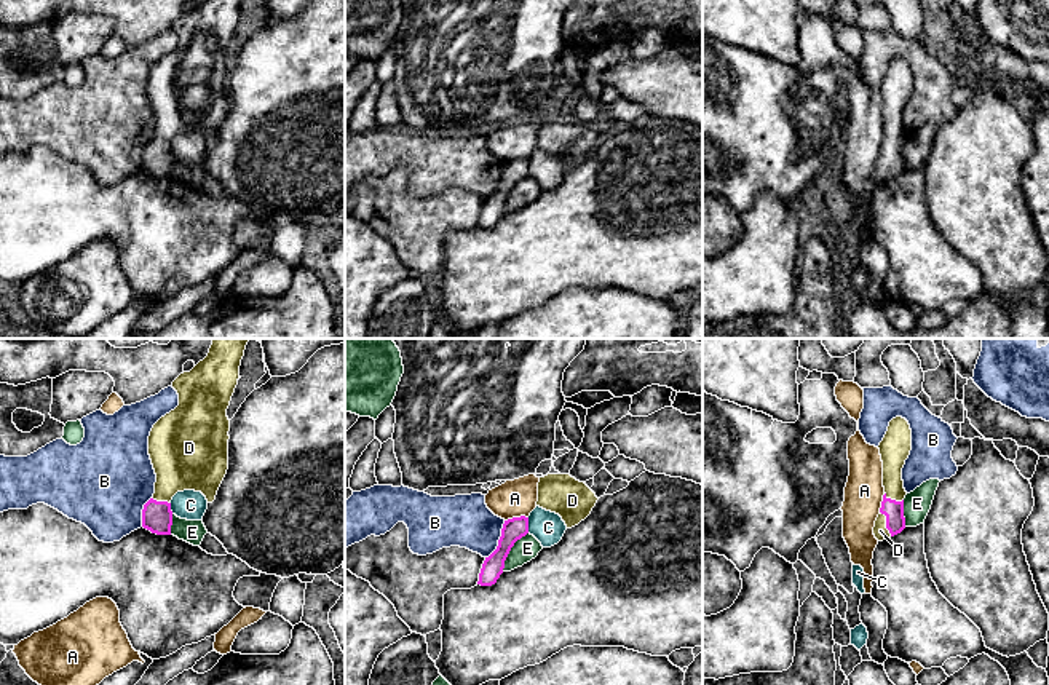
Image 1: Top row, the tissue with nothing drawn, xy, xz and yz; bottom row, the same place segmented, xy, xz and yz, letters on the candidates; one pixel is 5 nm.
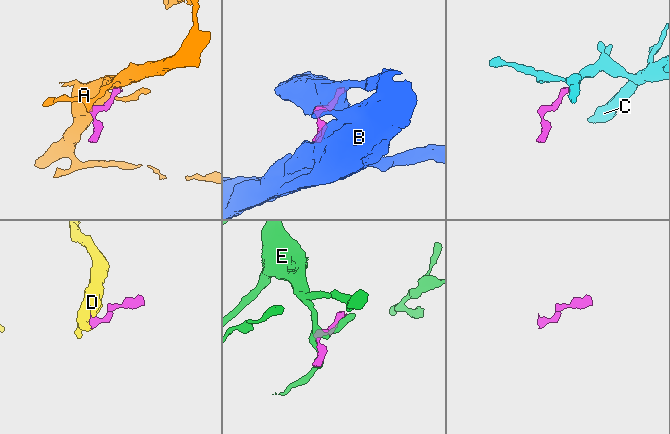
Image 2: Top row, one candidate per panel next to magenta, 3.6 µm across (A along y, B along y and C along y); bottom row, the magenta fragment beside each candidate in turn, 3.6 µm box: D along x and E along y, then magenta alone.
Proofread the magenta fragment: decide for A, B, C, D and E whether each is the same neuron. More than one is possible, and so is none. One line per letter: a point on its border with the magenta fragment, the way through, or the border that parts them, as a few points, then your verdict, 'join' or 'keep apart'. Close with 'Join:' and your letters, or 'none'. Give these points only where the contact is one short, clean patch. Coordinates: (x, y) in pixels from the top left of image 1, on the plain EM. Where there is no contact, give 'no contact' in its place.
A: xz (516, 160) | along xz (527, 158), (513, 158), (505, 163) | keep apart
B: xz (498, 182) | keep apart
C: xz (527, 168) | along xz (527, 160), (529, 174) | keep apart
D: yz (886, 166) | across yz (893, 152), (886, 166), (880, 173) | join
E: xz (510, 192) | keep apart
Join: D

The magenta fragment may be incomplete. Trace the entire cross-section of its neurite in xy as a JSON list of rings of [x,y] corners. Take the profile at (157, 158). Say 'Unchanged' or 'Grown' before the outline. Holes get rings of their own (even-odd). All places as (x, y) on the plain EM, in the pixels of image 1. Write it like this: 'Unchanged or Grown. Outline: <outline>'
Grown. Outline: [[[204,0],[172,24],[179,37],[179,48],[161,59],[148,78],[148,97],[156,125],[153,139],[142,152],[142,169],[152,176],[171,177],[171,142],[177,134],[195,133],[201,134],[208,145],[216,142],[228,112],[230,62],[227,51],[238,27],[241,2]]]

